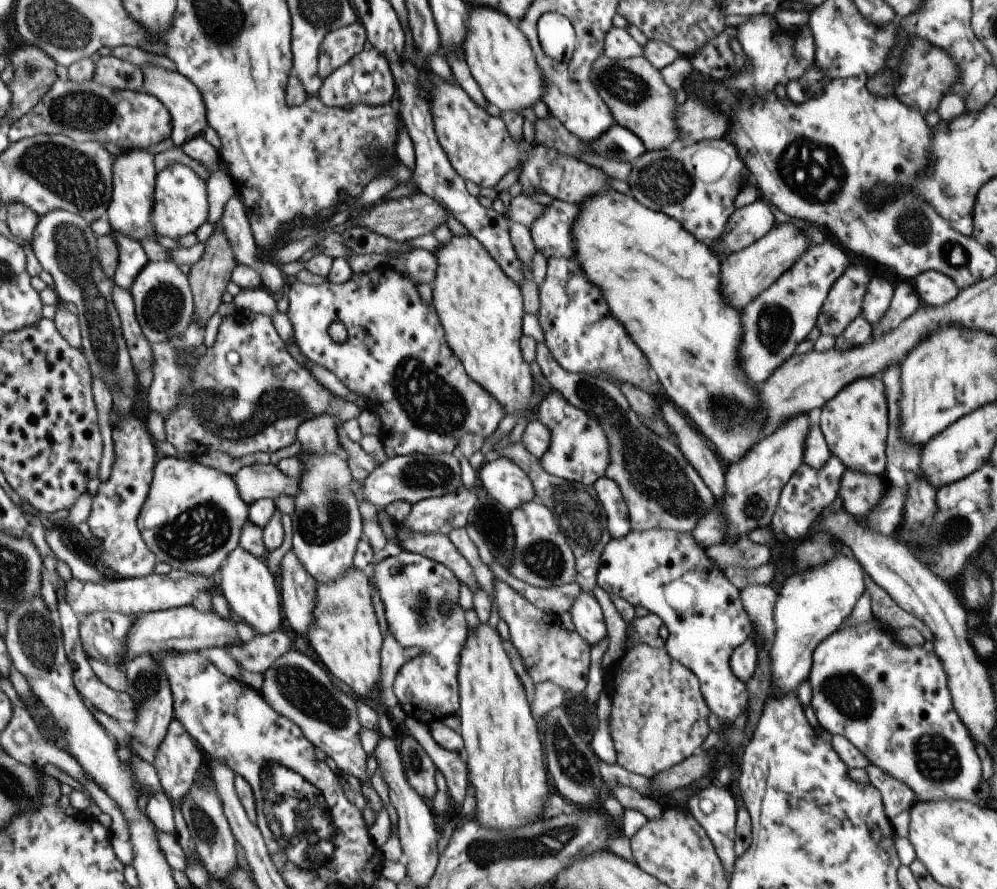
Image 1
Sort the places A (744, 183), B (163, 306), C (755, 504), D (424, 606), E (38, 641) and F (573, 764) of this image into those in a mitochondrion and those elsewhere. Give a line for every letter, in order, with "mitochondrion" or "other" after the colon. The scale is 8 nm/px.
A: other
B: mitochondrion
C: mitochondrion
D: mitochondrion
E: mitochondrion
F: mitochondrion

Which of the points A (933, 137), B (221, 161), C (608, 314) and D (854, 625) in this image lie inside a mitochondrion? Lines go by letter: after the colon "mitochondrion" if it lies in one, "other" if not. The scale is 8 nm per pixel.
A: other
B: other
C: other
D: other

